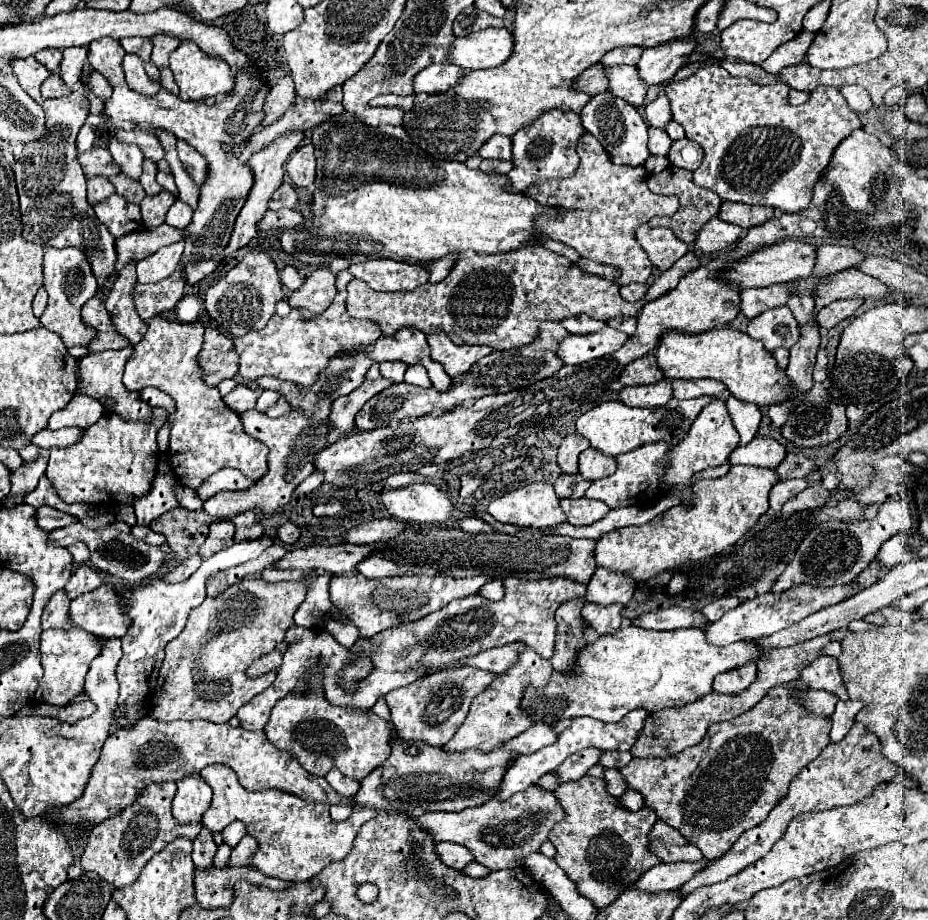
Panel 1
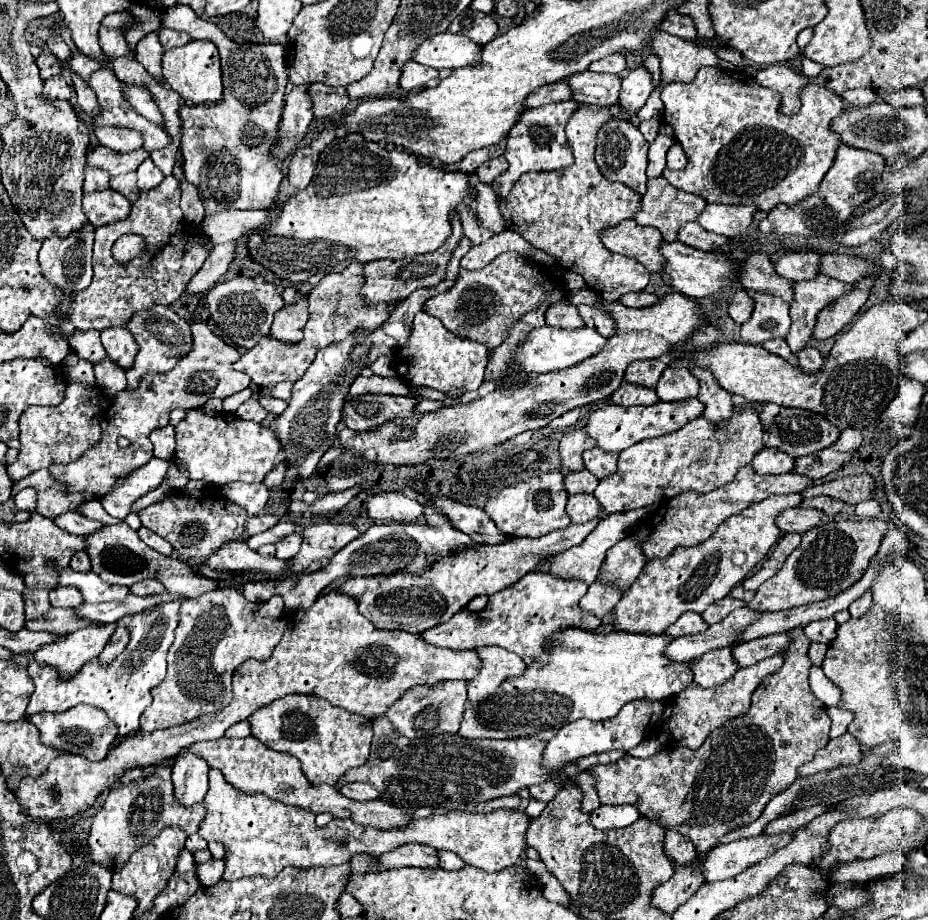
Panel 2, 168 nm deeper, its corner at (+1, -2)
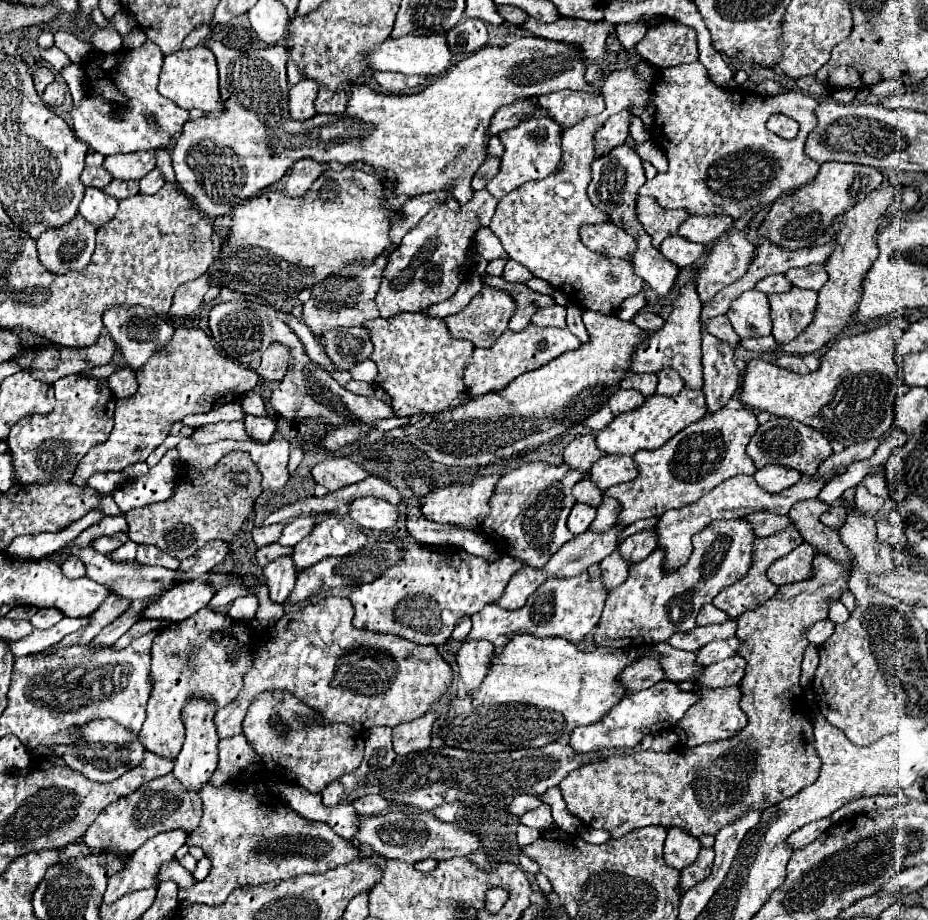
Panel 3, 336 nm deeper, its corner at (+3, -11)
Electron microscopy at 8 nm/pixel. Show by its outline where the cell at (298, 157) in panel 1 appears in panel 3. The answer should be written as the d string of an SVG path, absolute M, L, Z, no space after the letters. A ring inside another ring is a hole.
M304 158L304 160L294 162L290 168L290 174L288 174L288 180L286 180L286 194L292 198L302 196L322 172L324 172L324 168L316 160Z

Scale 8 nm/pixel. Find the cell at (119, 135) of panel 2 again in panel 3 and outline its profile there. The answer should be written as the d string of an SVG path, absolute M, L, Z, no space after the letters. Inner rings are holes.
M146 42L138 50L122 48L114 54L98 54L94 52L88 58L88 84L90 84L90 96L82 100L80 106L74 106L72 114L72 126L76 136L88 144L94 152L100 152L102 156L120 154L120 152L140 152L140 150L154 150L158 148L158 142L170 142L170 138L182 130L184 122L188 120L188 110L178 108L172 100L166 100L158 92L158 76L162 66L164 54L154 42ZM112 104L124 104L126 110L122 110L122 118L118 118L118 112L114 112ZM144 114L152 114L158 122L158 128L150 128Z

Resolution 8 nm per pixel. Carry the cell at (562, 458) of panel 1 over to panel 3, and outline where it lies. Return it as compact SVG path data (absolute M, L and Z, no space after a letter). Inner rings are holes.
M584 434L584 436L578 436L574 438L566 448L564 448L564 462L582 472L582 474L588 474L592 464L602 456L604 452L596 448L596 442L594 442L594 436L592 434Z

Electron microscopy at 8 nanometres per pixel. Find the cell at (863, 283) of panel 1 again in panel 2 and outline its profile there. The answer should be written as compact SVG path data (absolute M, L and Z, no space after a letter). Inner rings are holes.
M818 275L810 281L792 283L794 299L790 303L790 331L786 335L786 343L792 351L804 349L812 339L812 329L816 325L816 315L820 309L842 297L852 289L850 283L836 281L832 277Z

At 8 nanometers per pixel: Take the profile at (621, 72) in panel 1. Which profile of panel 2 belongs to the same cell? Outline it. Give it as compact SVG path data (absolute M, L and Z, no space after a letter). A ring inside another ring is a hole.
M582 71L564 79L572 87L572 99L586 105L614 105L618 101L620 83L618 75Z

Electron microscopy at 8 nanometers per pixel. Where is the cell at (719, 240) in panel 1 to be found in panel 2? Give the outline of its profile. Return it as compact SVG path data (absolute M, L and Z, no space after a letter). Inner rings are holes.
M694 221L694 223L686 223L678 231L678 241L684 245L690 245L694 249L700 249L700 251L714 251L714 249L722 247L728 239L724 235L716 235L716 233L706 231L704 227L700 227Z

